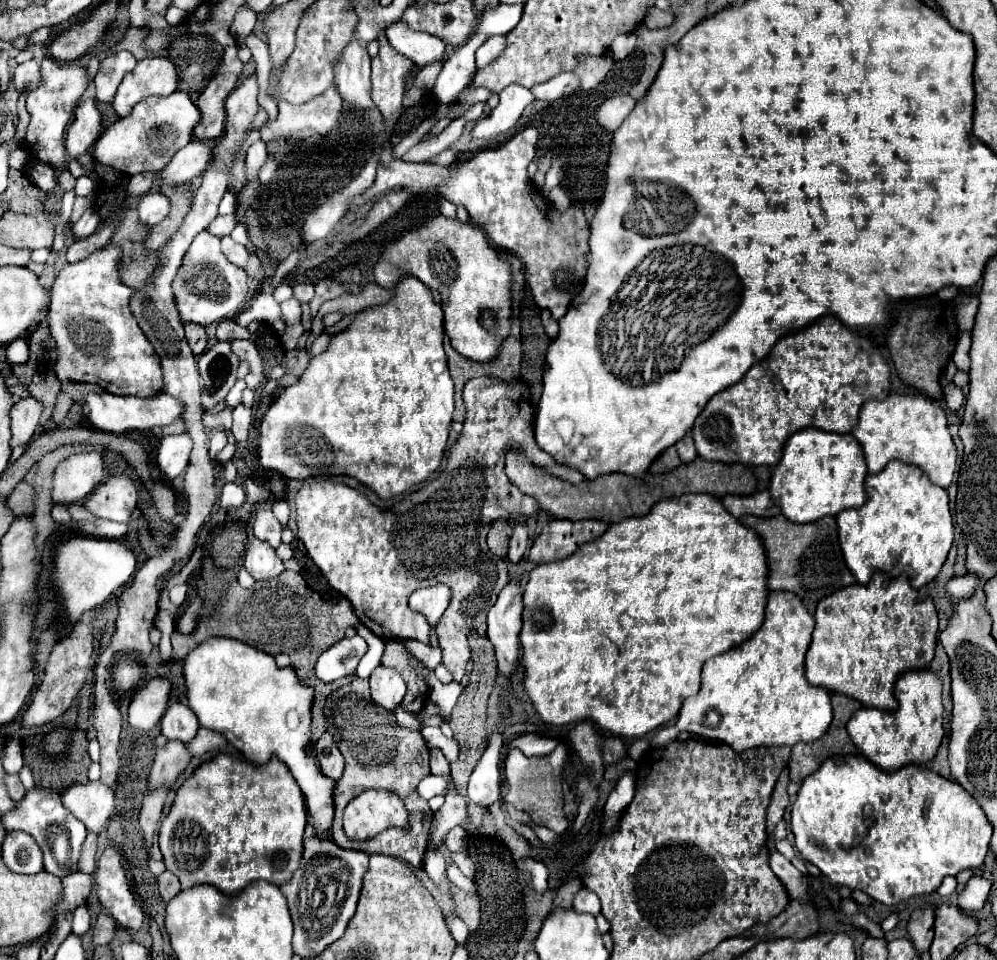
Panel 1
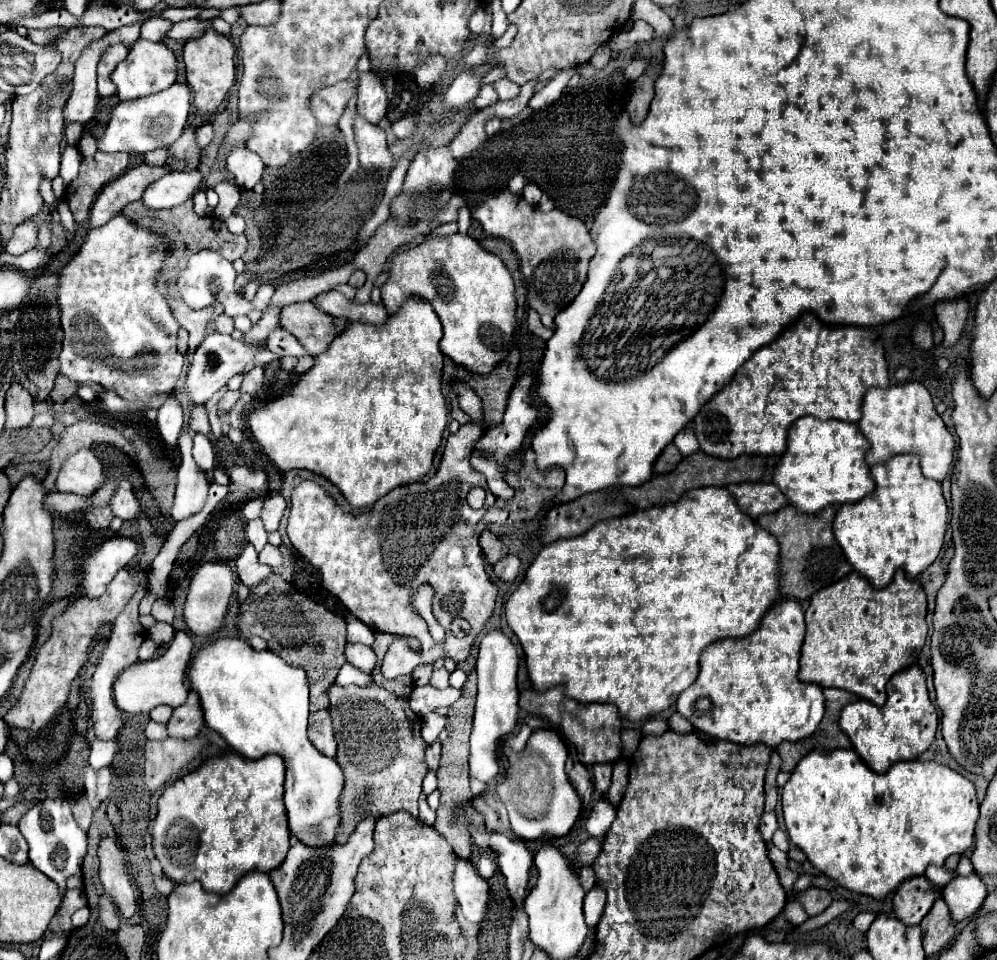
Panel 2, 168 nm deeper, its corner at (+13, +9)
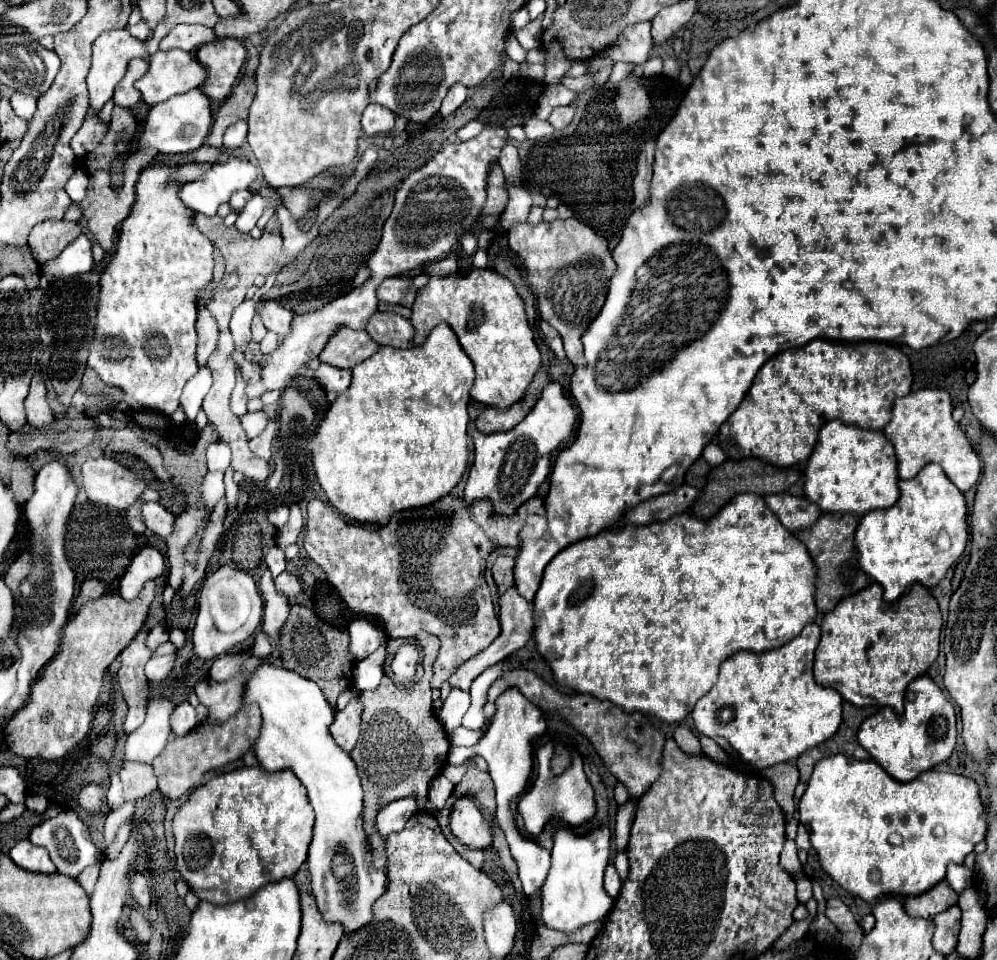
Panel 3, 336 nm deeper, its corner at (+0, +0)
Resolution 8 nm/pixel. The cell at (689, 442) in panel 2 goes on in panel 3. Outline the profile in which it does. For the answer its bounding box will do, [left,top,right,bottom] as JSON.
[703,443,727,467]

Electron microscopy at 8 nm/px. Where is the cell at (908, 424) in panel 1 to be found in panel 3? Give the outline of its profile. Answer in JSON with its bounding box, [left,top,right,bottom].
[883,388,981,491]

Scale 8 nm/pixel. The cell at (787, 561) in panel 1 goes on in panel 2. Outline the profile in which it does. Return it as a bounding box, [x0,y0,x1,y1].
[756,504,852,600]

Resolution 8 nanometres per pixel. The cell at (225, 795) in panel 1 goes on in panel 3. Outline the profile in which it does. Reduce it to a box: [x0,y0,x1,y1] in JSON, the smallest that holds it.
[173,767,313,905]

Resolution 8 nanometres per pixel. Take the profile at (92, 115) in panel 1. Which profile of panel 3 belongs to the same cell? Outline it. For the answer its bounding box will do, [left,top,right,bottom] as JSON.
[87,29,149,113]

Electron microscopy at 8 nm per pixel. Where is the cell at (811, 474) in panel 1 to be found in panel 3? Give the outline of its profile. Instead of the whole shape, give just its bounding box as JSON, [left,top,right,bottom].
[805,421,899,515]

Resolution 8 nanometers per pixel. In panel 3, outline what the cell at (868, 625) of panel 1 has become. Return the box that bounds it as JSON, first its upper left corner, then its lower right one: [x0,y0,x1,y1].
[813,583,941,715]

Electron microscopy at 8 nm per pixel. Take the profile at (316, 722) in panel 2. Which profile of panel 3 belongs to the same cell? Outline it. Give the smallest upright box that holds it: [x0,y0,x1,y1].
[331,691,363,753]

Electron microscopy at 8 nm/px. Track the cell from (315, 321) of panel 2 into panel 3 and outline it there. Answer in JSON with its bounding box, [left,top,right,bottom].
[319,327,379,369]

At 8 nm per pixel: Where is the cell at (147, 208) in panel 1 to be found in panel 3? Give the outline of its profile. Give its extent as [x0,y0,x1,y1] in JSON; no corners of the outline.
[181,157,259,217]

